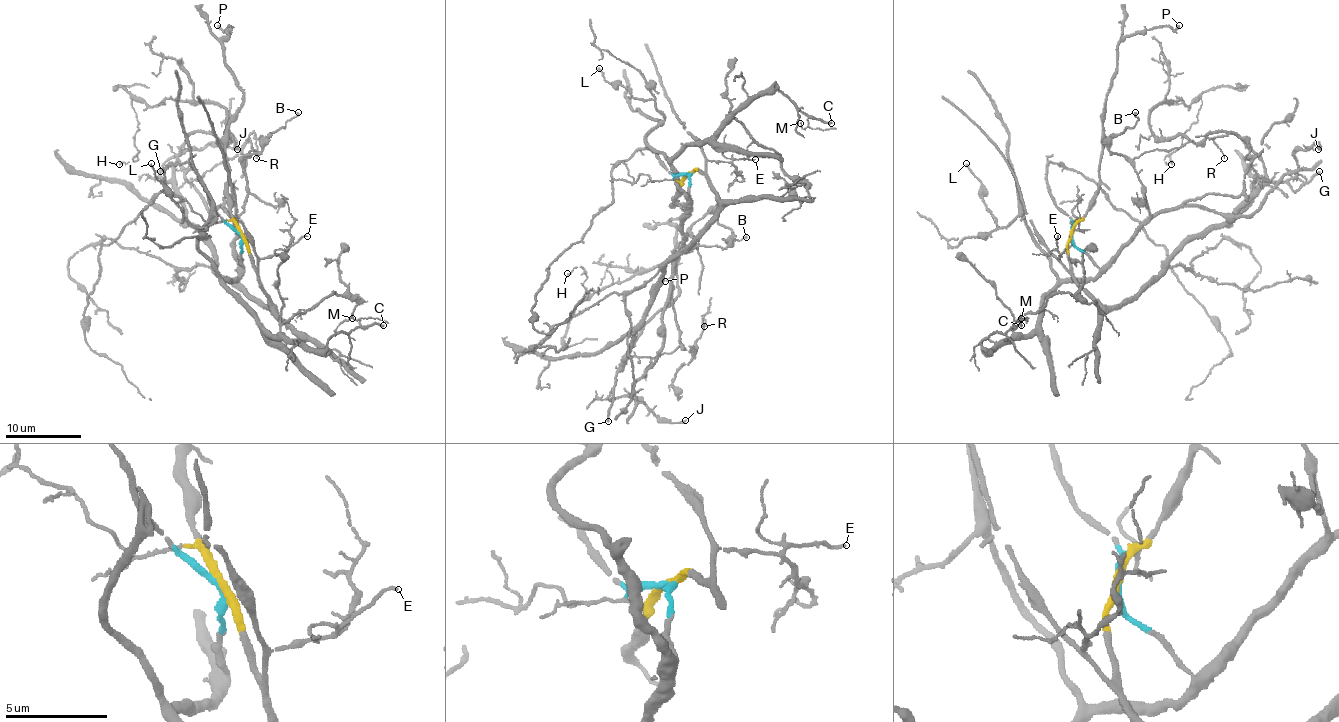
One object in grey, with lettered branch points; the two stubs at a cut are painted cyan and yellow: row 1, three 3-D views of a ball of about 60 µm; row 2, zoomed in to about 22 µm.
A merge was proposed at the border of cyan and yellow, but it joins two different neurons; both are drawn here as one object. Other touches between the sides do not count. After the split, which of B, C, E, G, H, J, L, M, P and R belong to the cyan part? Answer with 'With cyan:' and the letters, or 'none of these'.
With cyan: B, C, L, M

